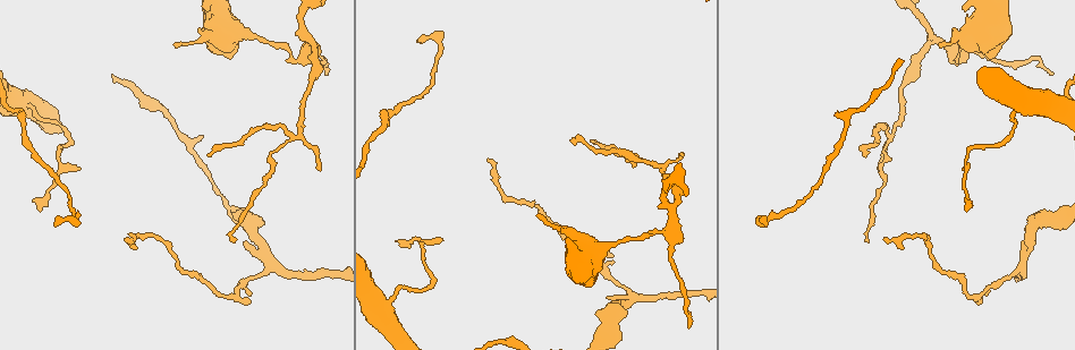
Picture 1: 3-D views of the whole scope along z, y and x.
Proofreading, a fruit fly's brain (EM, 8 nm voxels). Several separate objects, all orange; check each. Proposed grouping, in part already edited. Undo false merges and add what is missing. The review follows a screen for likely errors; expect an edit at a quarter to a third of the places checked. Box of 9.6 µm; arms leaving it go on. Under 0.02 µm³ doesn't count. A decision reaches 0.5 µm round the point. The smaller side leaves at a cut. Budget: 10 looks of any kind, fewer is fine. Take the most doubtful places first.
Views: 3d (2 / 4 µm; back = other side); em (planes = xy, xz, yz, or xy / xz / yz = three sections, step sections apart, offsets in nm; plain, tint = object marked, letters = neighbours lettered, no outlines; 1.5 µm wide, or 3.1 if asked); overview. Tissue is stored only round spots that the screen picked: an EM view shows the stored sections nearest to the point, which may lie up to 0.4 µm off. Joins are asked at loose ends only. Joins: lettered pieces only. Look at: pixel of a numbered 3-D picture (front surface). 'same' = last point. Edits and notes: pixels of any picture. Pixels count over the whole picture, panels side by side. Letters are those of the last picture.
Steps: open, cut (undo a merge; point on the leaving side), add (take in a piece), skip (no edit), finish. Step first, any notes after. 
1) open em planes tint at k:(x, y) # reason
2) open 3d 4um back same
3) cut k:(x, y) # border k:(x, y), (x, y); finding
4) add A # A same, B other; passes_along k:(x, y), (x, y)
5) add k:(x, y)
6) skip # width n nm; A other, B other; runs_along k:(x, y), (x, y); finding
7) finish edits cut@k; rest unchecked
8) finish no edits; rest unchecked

open em xz step 4 tint at 1:(28, 106) # thin arm on a thick one

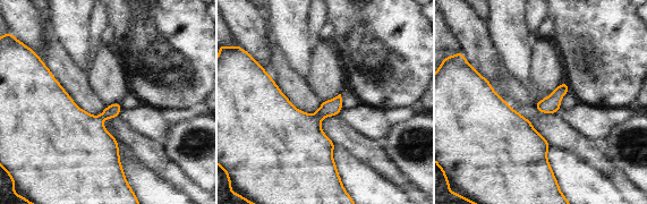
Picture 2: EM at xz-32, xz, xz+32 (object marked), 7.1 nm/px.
open em xz step 4 letters same # what lies round it

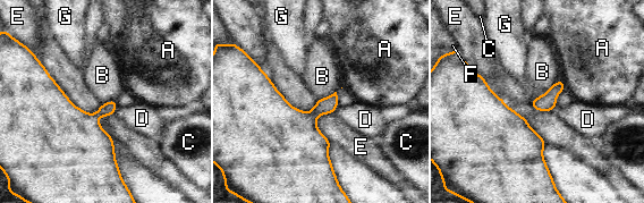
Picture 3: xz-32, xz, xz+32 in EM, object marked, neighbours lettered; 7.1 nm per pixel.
skip # A other, B other, C other, D other, E other, F other, G other; border 3:(540, 95), (533, 100); one cell here

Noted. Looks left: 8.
open 3d 2um at 1:(60, 151)

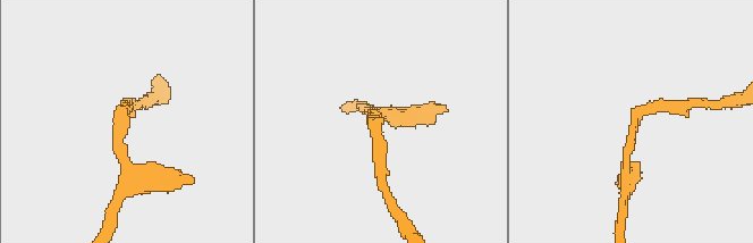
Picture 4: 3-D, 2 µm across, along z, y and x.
open em planes plain at 4:(374, 125)

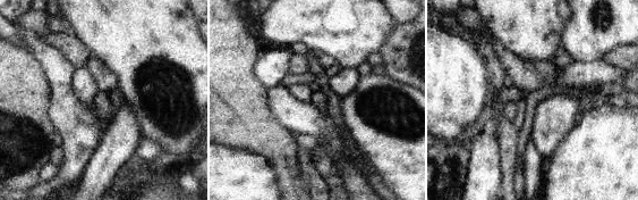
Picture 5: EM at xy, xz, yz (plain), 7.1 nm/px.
open em planes letters same

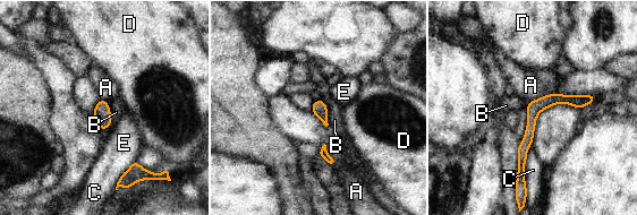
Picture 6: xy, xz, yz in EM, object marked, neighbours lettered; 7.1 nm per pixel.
skip # width 110 nm; A other, B other, C other, D other, E other; all the same cell

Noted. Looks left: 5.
open em xy step 8 tint at 1:(866, 156) # thin end

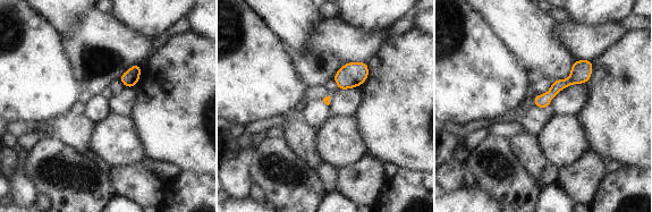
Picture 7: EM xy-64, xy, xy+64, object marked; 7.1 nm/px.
open em planes letters same # another direction

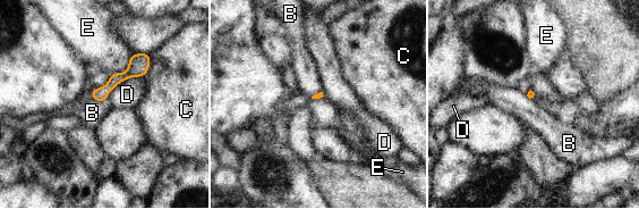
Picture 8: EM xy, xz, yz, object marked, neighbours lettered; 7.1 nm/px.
skip # B other, C other, D other, E other; runs_along 8:(147, 59), (118, 77), (95, 97); none of them fits

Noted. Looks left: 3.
open em planes plain at 1:(294, 135) # two arms in line, one across

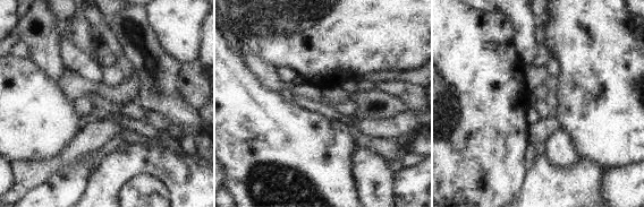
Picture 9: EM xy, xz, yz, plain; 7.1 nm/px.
open em planes tint same

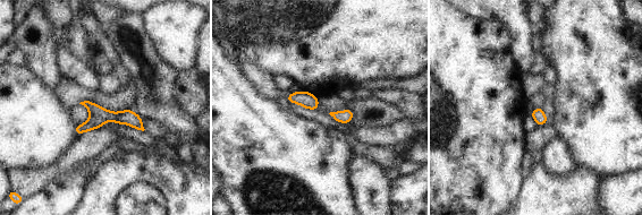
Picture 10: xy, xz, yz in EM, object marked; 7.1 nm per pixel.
open em planes letters same

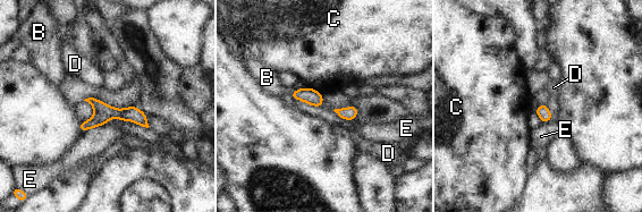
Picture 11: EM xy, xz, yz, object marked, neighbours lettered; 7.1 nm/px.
skip # width 90 nm; B other, C other, D other, E other; continuous, no second cell

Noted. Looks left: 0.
finish no edits; rest unchecked

